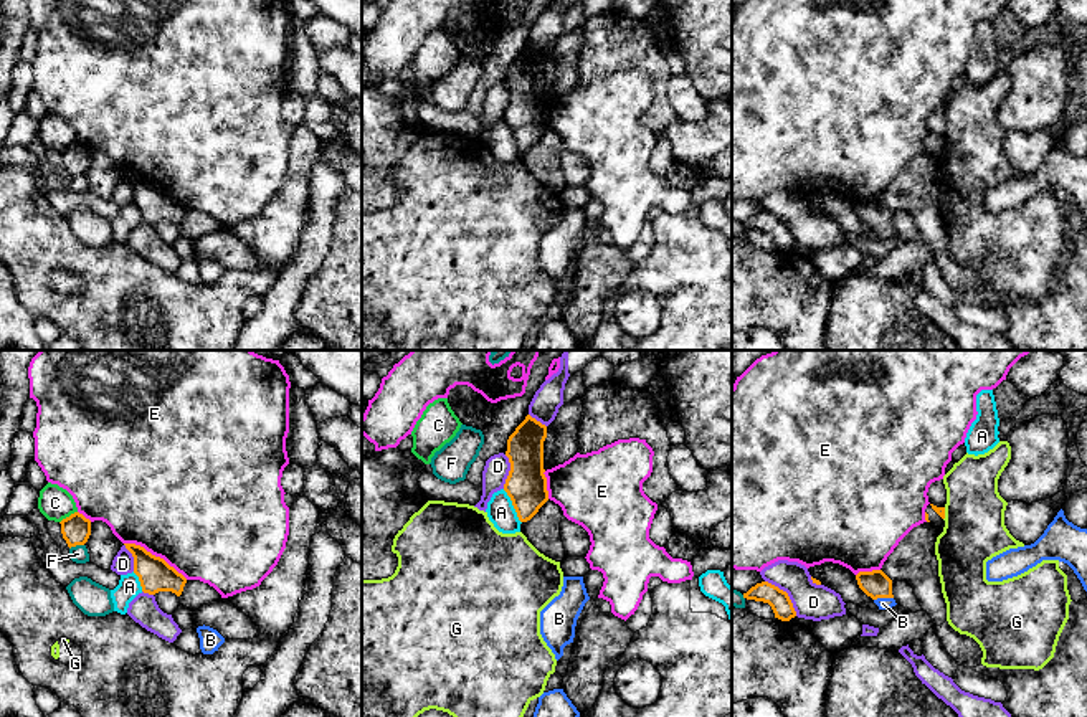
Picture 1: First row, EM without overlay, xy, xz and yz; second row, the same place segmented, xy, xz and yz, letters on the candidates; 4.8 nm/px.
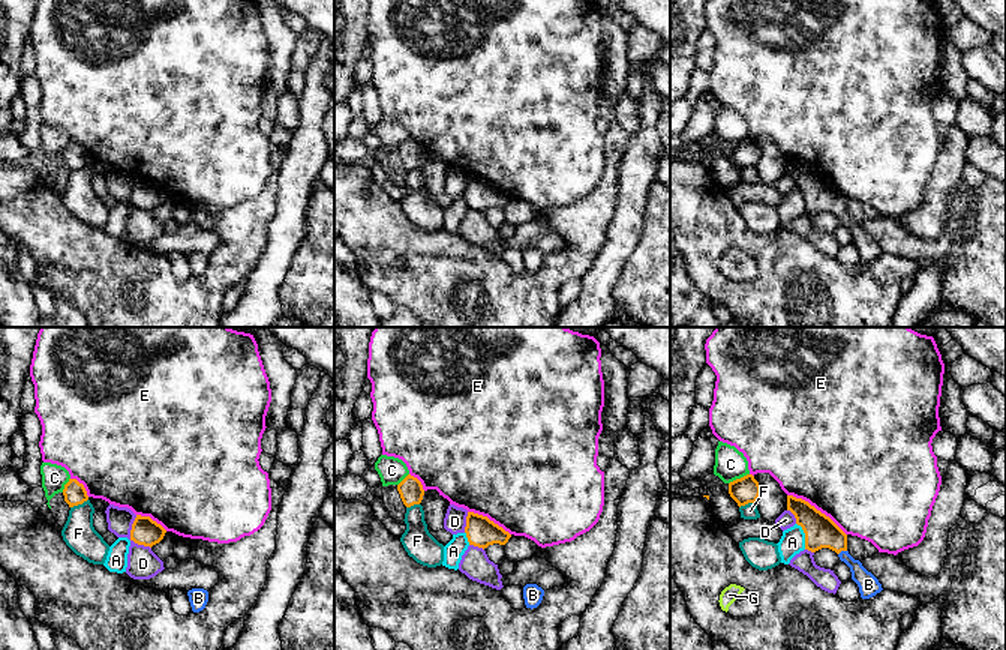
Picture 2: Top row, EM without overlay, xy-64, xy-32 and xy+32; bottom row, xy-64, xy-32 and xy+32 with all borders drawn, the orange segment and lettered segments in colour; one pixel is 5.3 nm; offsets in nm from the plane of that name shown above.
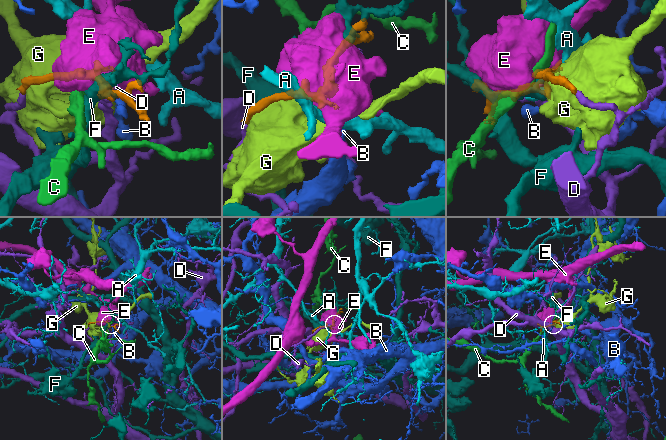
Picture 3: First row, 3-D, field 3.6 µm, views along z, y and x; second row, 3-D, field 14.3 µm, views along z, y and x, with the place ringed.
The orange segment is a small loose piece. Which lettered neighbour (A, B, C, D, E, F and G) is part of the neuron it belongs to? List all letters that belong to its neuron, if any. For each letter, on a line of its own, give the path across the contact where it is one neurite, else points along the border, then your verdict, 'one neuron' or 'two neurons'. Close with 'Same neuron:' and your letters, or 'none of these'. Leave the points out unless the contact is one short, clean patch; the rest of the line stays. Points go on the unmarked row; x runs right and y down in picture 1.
A: two neurons
B: across yz (876, 213), (882, 227), (882, 233) | one neuron
C: along xy (76, 141), (60, 152) | two neurons
D: two neurons
E: two neurons
F: two neurons
G: two neurons
Same neuron: B

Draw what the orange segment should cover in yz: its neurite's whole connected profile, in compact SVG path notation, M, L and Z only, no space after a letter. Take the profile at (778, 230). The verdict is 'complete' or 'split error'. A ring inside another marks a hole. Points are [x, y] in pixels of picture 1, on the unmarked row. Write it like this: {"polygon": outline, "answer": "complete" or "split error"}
{"polygon": "M768 211L757 213L743 223L743 228L768 233L775 243L775 248L781 251L790 251L796 246L788 223Z", "answer": "complete"}

